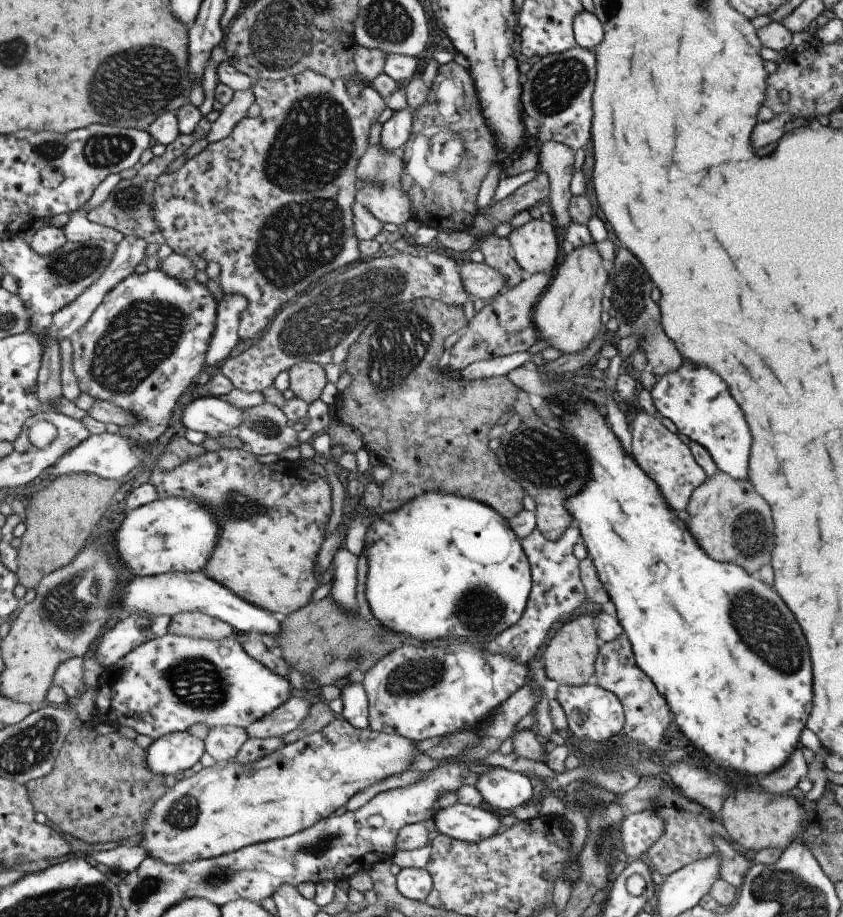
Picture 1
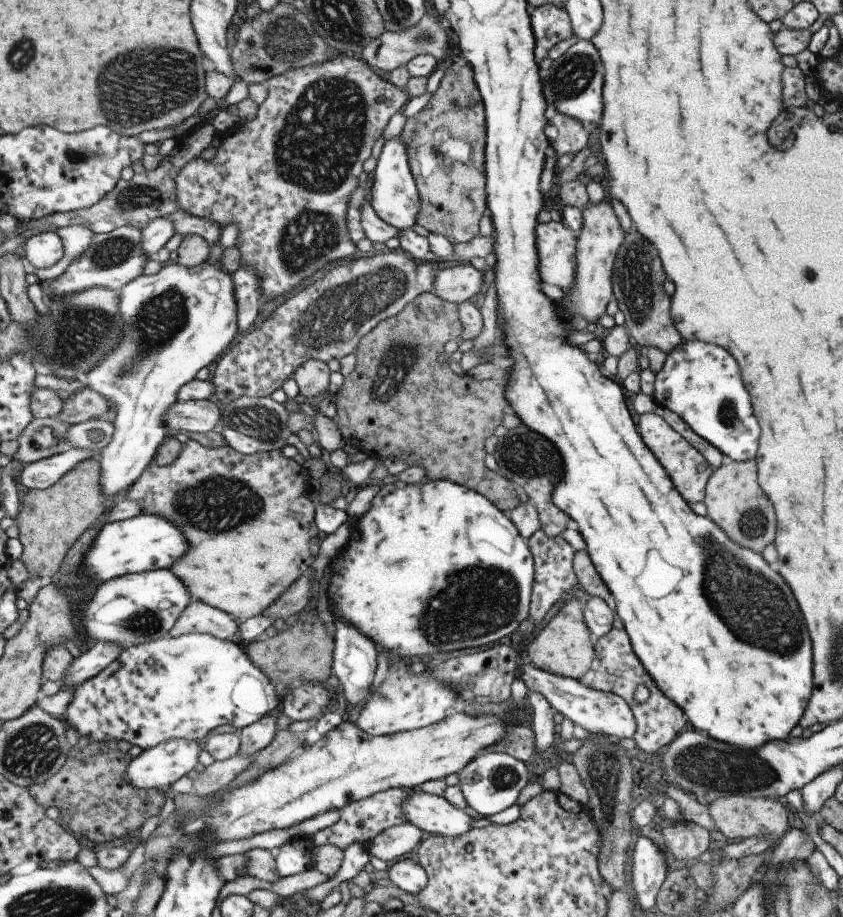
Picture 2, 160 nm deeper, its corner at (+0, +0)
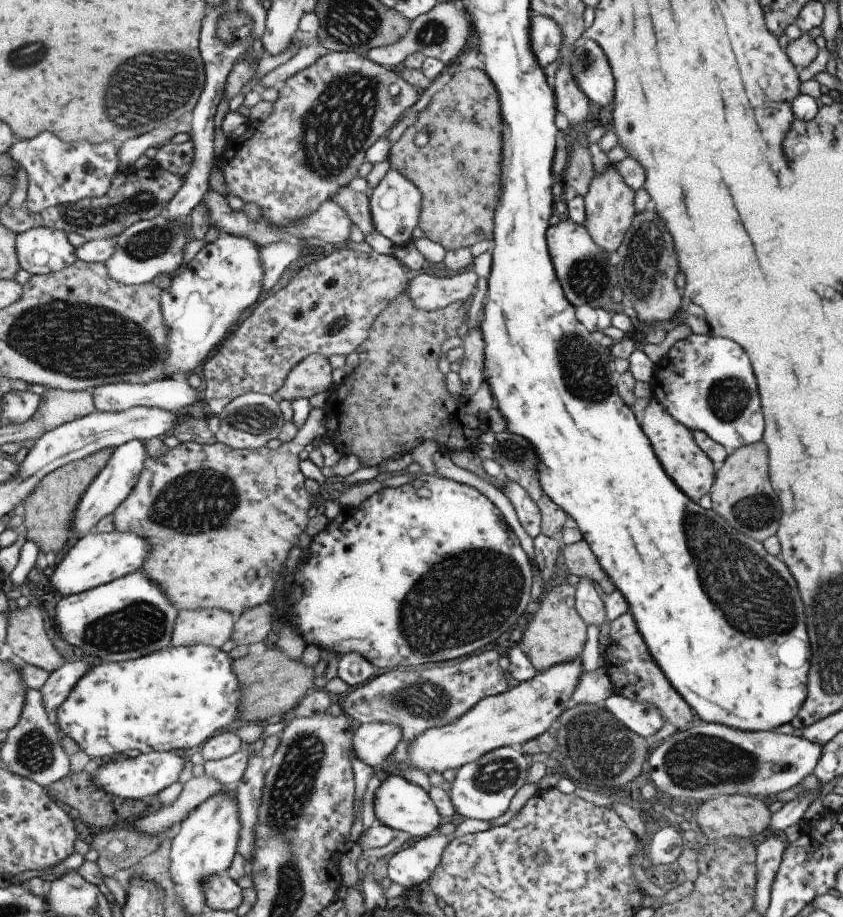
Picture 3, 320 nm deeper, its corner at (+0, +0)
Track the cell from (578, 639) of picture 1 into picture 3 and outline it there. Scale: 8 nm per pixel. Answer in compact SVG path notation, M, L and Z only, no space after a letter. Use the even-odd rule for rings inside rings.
M562 582L553 586L545 591L544 597L538 603L539 608L527 623L518 642L520 650L537 673L549 666L579 658L587 625L574 608L574 583Z

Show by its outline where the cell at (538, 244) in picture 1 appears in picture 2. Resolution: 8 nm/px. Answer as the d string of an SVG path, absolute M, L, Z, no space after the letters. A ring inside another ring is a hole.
M563 222L536 224L535 244L541 282L569 291L575 282L577 237Z

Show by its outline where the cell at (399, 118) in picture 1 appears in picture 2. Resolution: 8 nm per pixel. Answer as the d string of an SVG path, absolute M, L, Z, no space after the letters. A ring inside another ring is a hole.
M398 137L384 143L372 173L368 200L375 214L397 232L410 229L416 222L421 199L408 167L405 147Z

